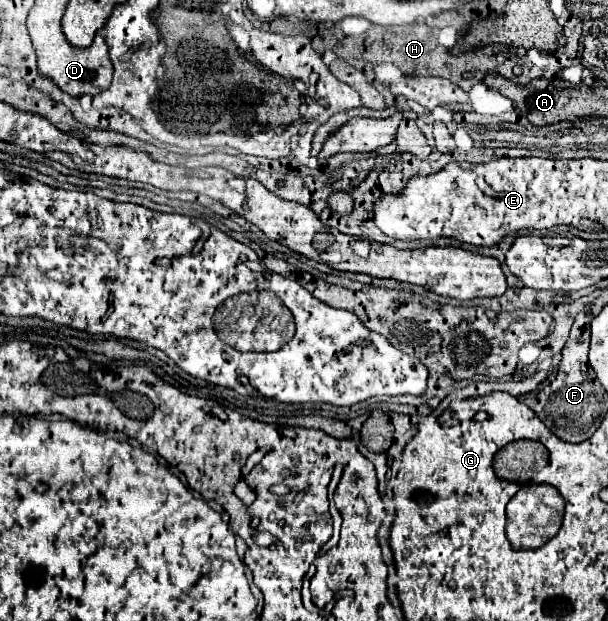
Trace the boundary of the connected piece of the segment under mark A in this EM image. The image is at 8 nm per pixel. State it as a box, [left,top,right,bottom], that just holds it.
[484,73,592,123]

